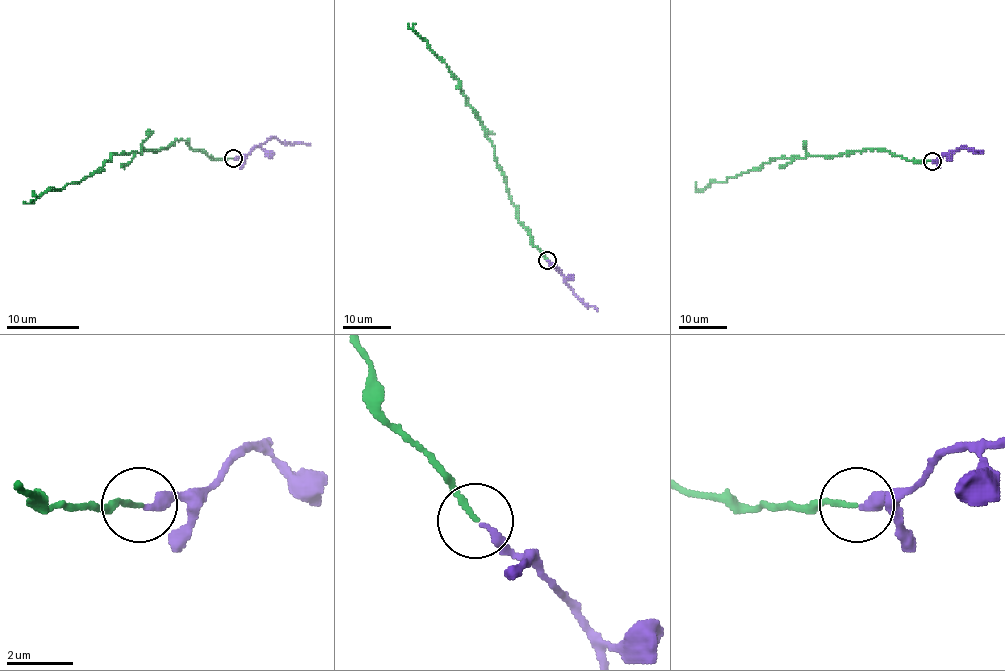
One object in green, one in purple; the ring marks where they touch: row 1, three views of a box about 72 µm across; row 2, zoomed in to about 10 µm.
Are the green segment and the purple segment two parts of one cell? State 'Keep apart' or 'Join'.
Join

